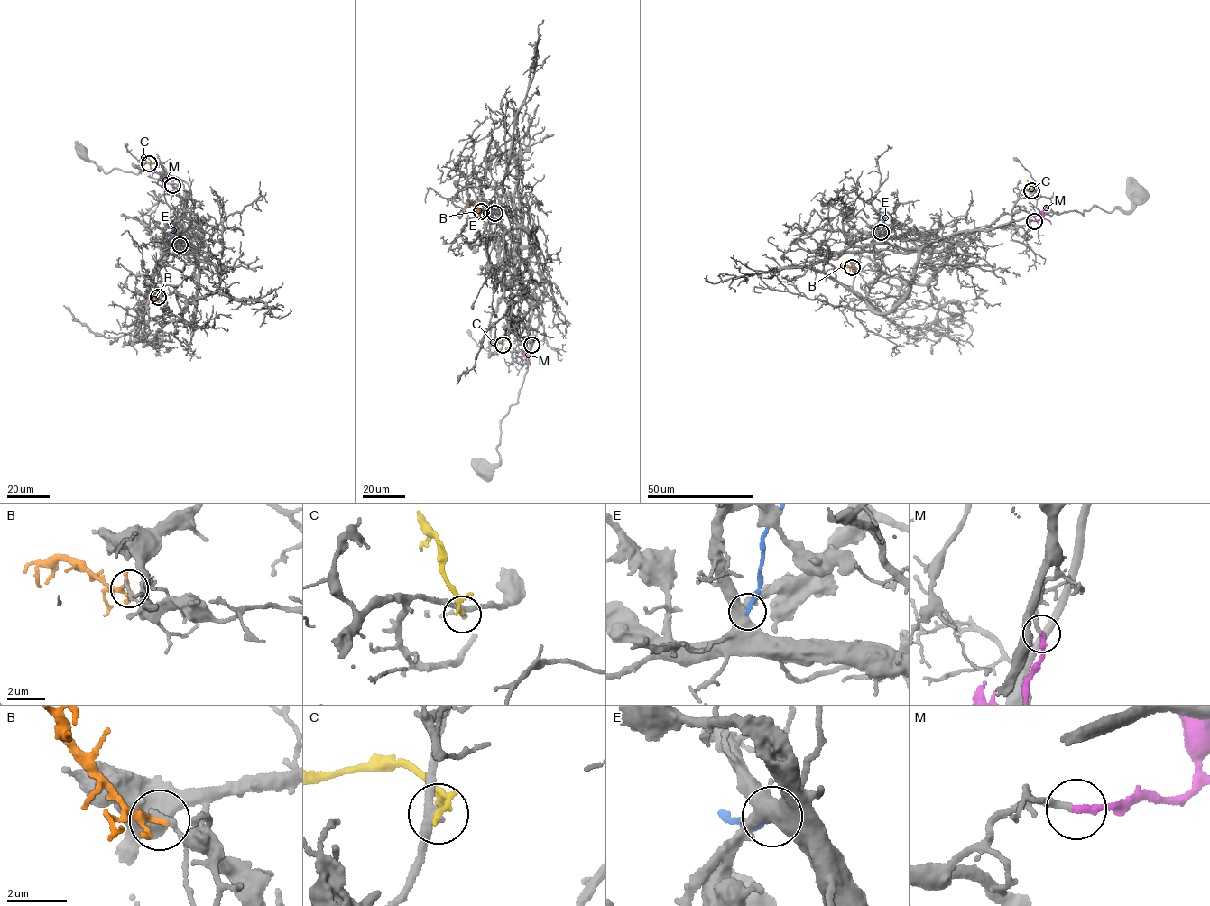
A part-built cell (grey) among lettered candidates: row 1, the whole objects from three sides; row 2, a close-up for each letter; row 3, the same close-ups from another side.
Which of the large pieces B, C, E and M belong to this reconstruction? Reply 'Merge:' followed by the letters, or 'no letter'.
Merge: M

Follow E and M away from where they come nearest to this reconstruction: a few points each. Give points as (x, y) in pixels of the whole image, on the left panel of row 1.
E: (180, 244), (174, 229)
M: (172, 184), (165, 181), (163, 175), (155, 171), (152, 175)

